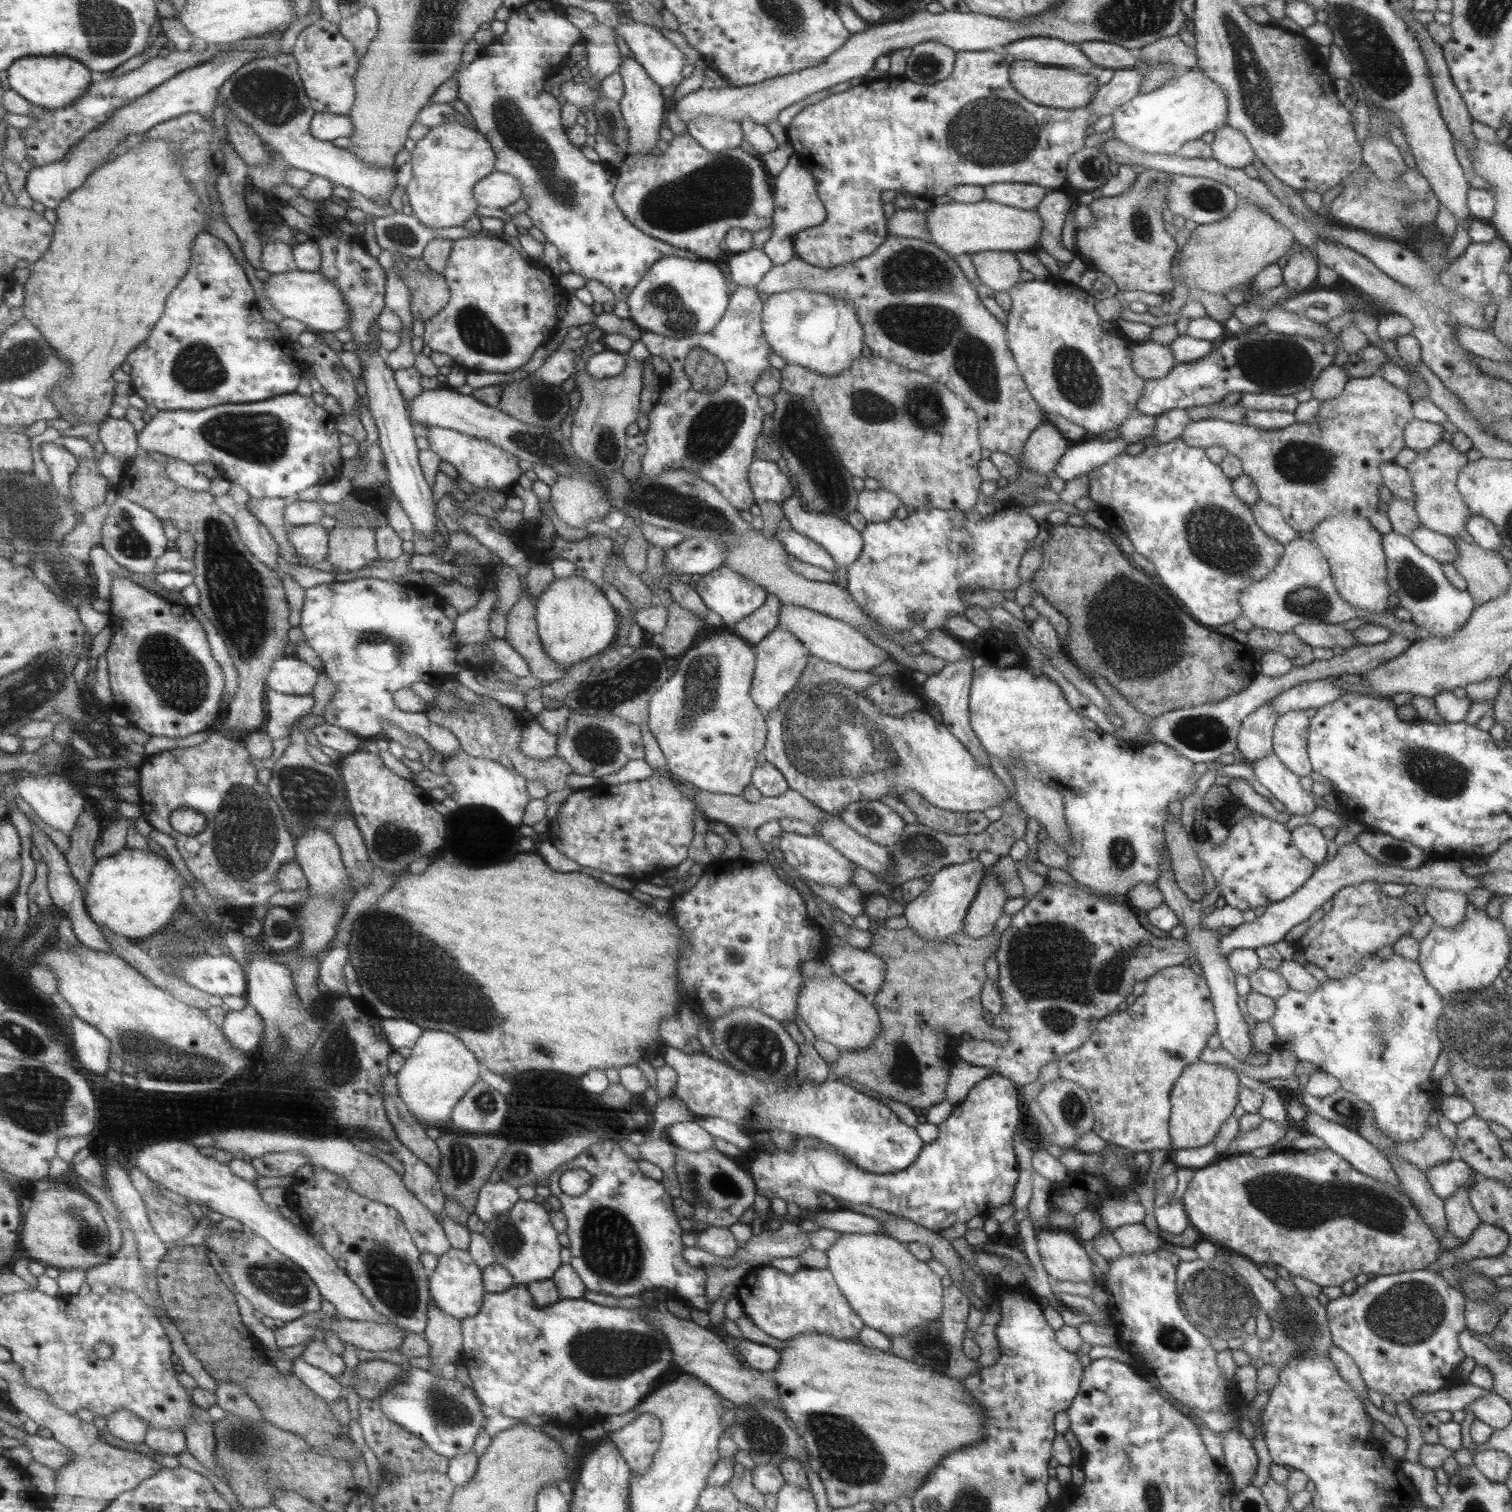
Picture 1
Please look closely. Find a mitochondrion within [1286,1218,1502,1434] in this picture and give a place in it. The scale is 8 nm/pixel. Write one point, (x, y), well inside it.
(1409, 1313)

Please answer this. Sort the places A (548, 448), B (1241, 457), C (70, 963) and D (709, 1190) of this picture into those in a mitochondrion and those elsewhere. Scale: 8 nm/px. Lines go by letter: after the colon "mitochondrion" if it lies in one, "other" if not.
A: mitochondrion
B: other
C: other
D: mitochondrion

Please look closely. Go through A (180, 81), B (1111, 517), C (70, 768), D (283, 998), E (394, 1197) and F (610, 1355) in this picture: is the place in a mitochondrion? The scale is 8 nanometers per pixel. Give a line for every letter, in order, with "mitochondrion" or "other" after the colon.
A: other
B: other
C: other
D: other
E: other
F: mitochondrion

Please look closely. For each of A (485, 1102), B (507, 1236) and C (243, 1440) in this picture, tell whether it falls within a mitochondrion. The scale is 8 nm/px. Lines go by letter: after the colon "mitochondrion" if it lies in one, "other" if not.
A: mitochondrion
B: mitochondrion
C: mitochondrion

